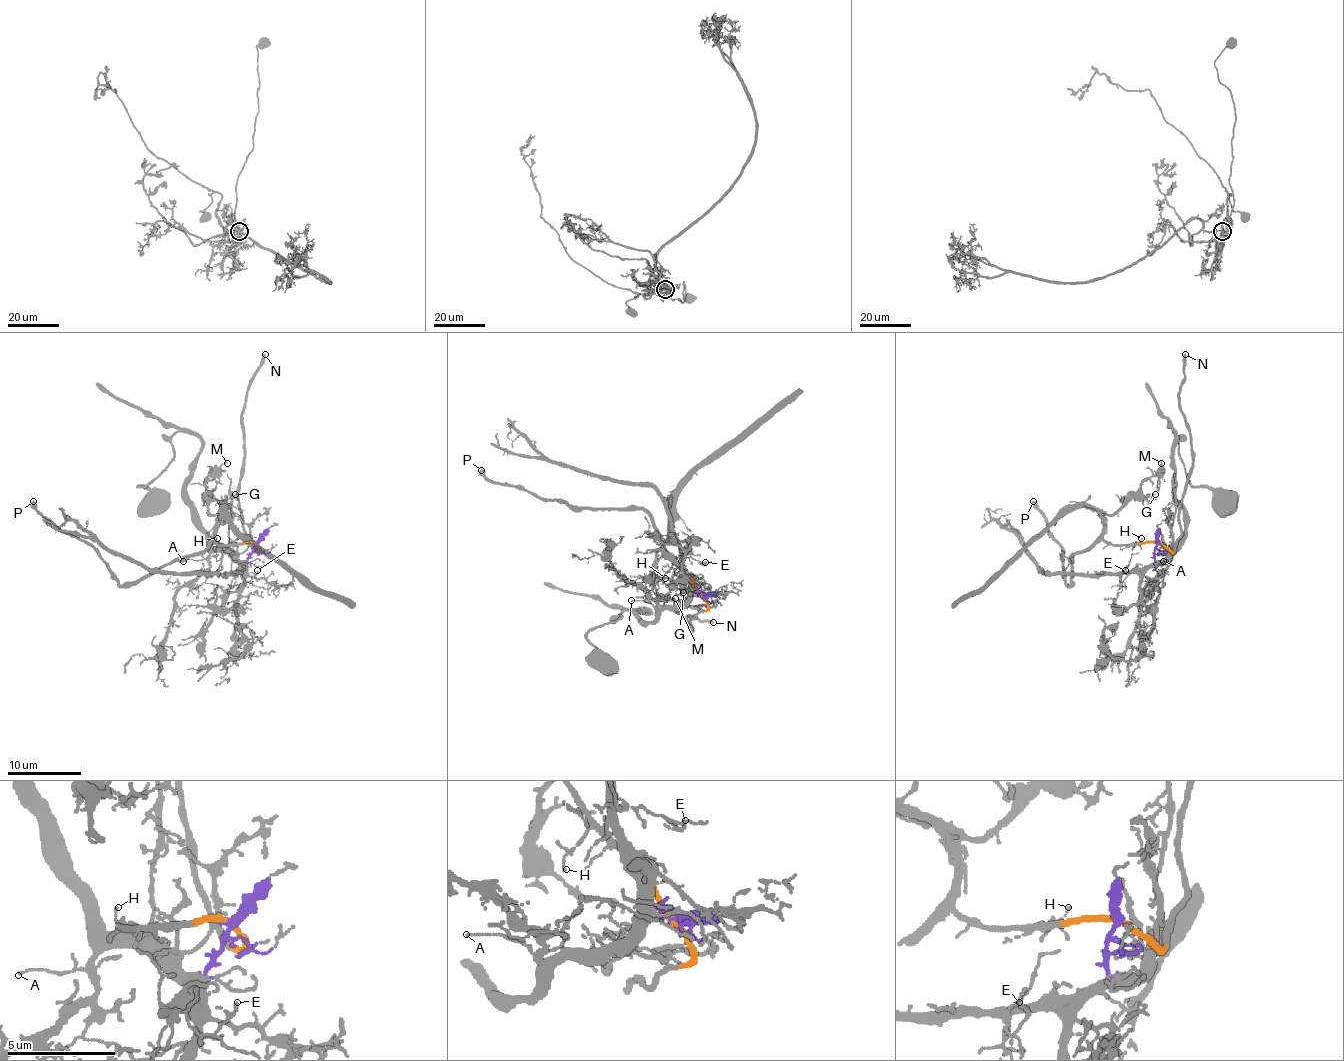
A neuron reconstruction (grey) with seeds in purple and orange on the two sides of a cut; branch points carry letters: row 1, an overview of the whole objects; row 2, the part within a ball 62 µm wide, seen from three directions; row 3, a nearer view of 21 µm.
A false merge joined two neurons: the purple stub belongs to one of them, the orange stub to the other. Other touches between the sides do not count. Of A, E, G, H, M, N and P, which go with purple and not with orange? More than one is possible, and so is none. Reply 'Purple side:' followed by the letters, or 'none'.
Purple side: A, E

